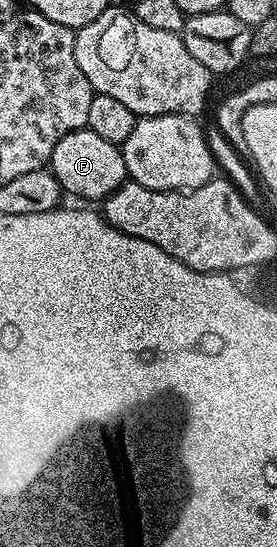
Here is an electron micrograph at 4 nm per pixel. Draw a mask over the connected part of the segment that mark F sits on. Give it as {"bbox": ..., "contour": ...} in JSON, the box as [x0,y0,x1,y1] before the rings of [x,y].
{"bbox":[48,129,128,201],"contour":[[[88,129],[73,131],[56,141],[48,170],[54,174],[56,181],[60,181],[67,196],[75,195],[78,199],[104,201],[128,179],[121,146],[112,141],[104,141],[104,137]]]}

